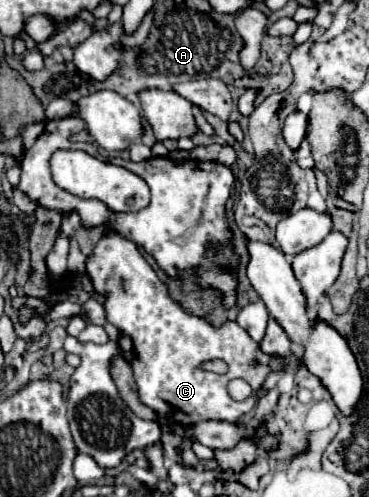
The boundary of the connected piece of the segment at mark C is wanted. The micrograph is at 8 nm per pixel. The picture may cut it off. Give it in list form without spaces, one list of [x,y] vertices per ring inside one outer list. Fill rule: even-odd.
[[[113,230],[87,256],[85,272],[95,284],[97,294],[105,298],[107,320],[121,332],[119,350],[133,370],[141,404],[183,428],[203,420],[237,422],[255,408],[263,382],[271,372],[269,360],[273,356],[261,352],[259,344],[237,322],[225,322],[217,328],[205,318],[189,314],[169,296],[167,284],[159,280],[139,248]],[[213,358],[227,362],[225,374],[199,370],[201,362]],[[233,378],[243,378],[251,384],[253,394],[247,400],[235,402],[229,396],[227,384]]]

